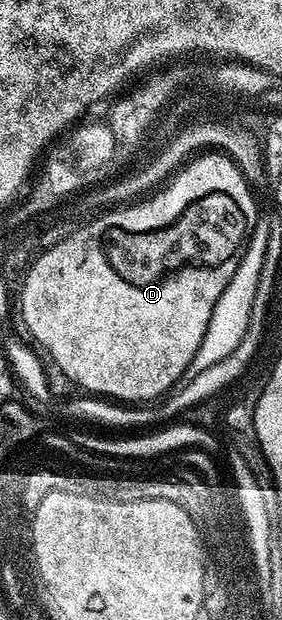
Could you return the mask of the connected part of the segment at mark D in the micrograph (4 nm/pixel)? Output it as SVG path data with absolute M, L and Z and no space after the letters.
M207 151L194 159L188 160L168 180L167 188L161 191L161 196L154 197L151 205L138 204L129 207L127 213L107 215L103 221L95 221L89 228L79 232L79 235L65 239L64 245L55 249L55 253L47 253L46 258L38 264L32 265L30 279L22 278L23 286L23 321L29 332L35 336L35 341L44 350L46 356L57 359L57 367L69 375L72 386L79 385L91 395L102 395L107 399L114 399L119 403L151 403L154 397L162 398L163 392L174 390L178 377L182 374L190 361L197 355L197 349L202 343L206 327L209 325L210 315L214 304L217 303L226 285L232 279L242 261L243 253L247 249L255 221L255 201L251 198L252 190L246 178L240 173L238 166L219 151Z

